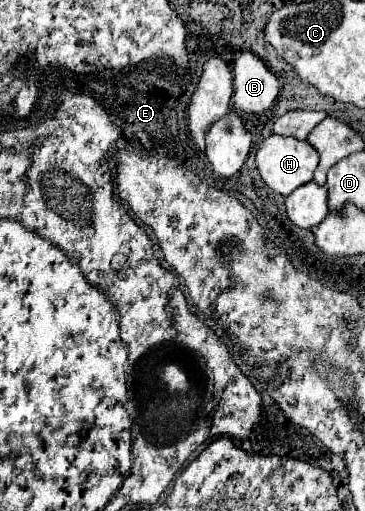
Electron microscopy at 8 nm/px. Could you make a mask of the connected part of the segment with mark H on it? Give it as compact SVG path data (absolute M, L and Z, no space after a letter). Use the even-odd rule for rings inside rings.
M272 134L260 144L256 152L256 168L260 170L262 180L268 184L268 188L272 188L276 194L282 196L288 196L302 184L308 184L312 180L316 166L318 166L318 152L308 142L300 142L290 136Z

